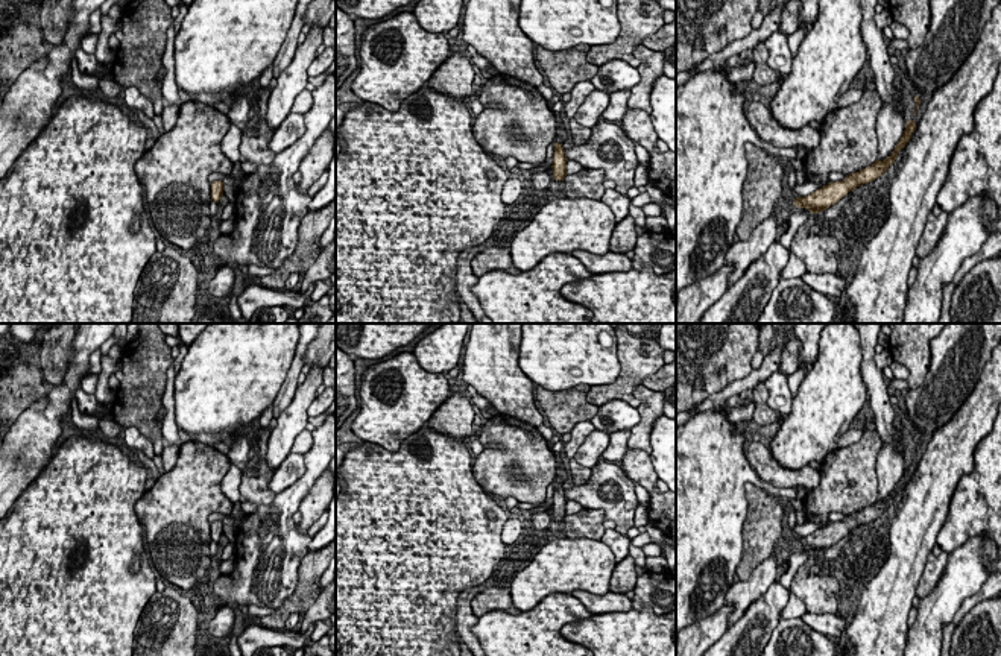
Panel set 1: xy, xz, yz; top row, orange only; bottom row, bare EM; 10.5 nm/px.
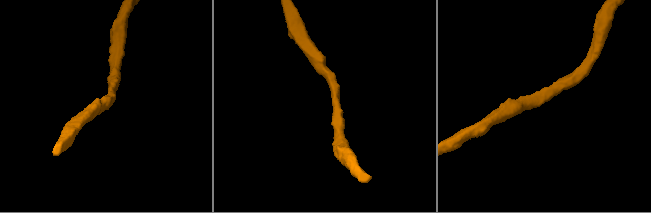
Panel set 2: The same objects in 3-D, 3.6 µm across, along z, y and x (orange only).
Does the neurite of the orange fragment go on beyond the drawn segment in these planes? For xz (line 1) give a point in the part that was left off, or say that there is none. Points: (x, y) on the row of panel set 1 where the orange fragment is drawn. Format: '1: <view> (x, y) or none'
1: none

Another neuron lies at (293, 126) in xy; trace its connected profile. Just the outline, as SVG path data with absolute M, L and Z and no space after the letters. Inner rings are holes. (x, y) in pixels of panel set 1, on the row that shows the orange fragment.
M290 112L273 132L269 149L276 155L290 147L305 132L304 114Z

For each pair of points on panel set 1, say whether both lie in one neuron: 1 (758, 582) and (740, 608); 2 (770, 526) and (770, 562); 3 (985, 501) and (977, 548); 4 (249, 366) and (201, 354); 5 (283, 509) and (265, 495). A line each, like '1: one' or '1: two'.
1: one
2: two
3: two
4: one
5: two

